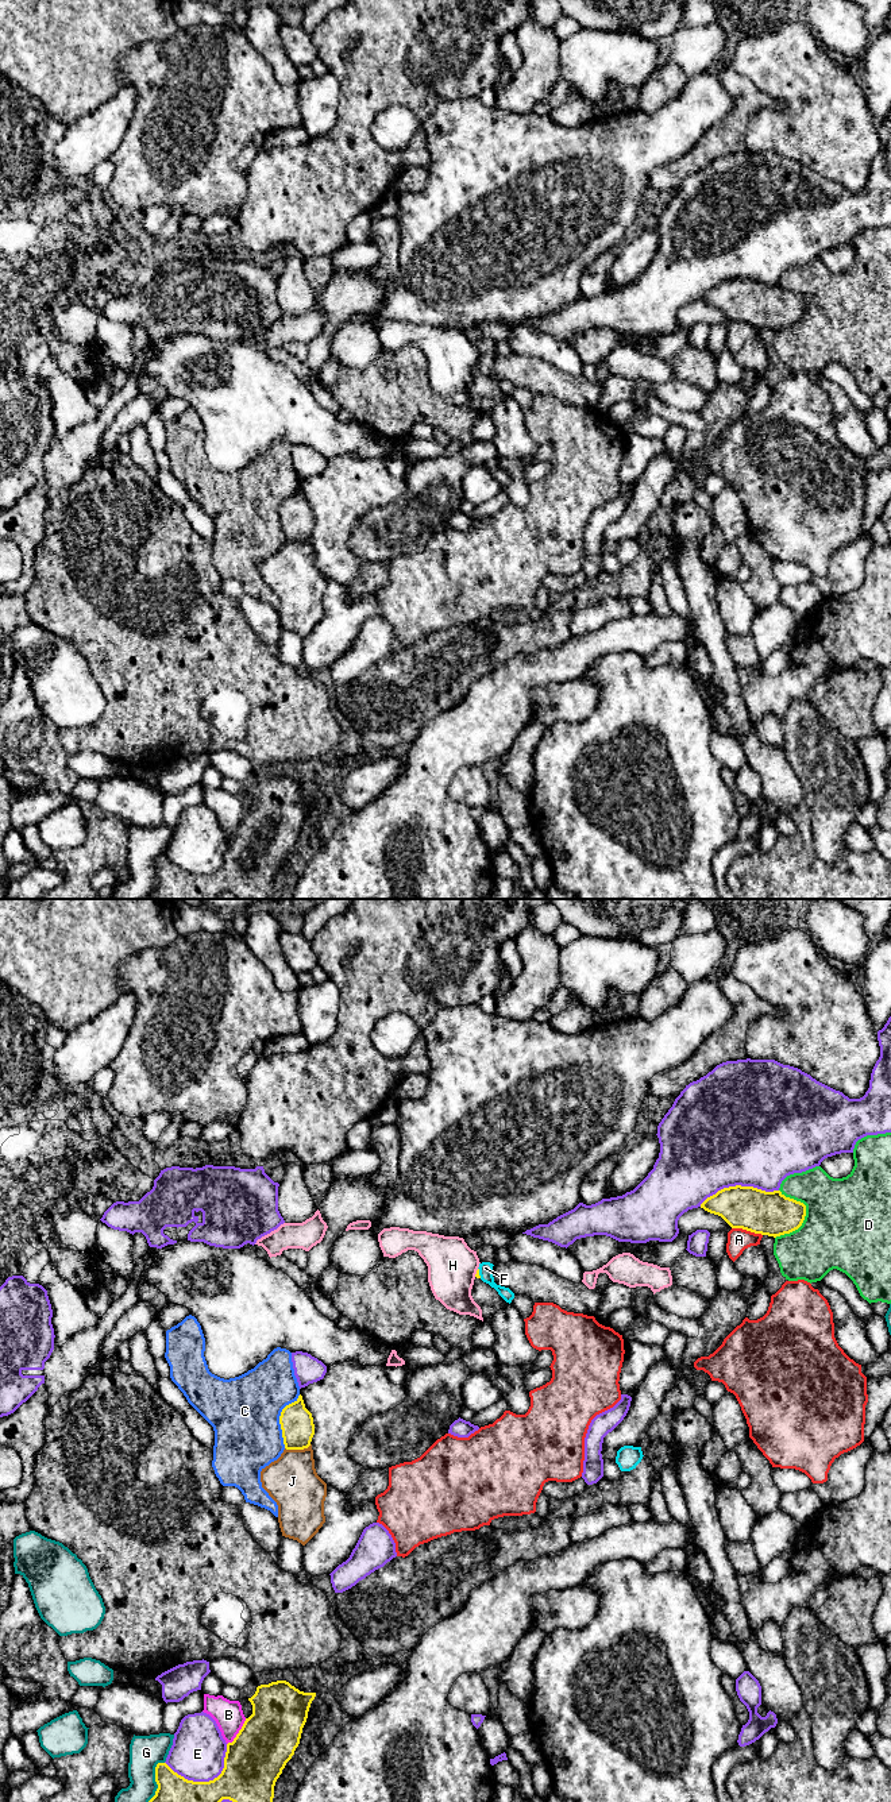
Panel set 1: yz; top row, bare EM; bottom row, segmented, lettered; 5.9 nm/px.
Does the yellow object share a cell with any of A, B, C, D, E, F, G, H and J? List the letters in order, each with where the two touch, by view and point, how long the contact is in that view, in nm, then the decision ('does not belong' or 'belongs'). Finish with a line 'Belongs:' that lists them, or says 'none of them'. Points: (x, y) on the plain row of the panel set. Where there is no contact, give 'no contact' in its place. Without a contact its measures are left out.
A: yz (747, 323) | 190 nm | does not belong
B: yz (239, 825) | 200 nm | does not belong
C: yz (280, 513) | 340 nm | does not belong
D: yz (805, 308) | 300 nm | does not belong
E: yz (207, 875) | 400 nm | does not belong
F: yz (478, 366) | 70 nm | does not belong
G: yz (155, 874) | 280 nm | does not belong
H: yz (477, 366) | 50 nm | does not belong
J: yz (297, 541) | 160 nm | does not belong
Belongs: none of them

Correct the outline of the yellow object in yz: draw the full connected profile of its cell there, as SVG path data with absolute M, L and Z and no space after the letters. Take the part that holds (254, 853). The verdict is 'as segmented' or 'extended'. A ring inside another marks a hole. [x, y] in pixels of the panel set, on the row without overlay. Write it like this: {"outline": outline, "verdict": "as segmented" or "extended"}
{"outline": "M286 773L258 779L248 791L252 807L246 811L234 834L227 837L221 867L209 875L193 875L174 865L166 856L158 856L158 881L146 899L217 899L223 892L236 899L274 899L275 875L300 837L315 790L316 786L300 784Z", "verdict": "as segmented"}

